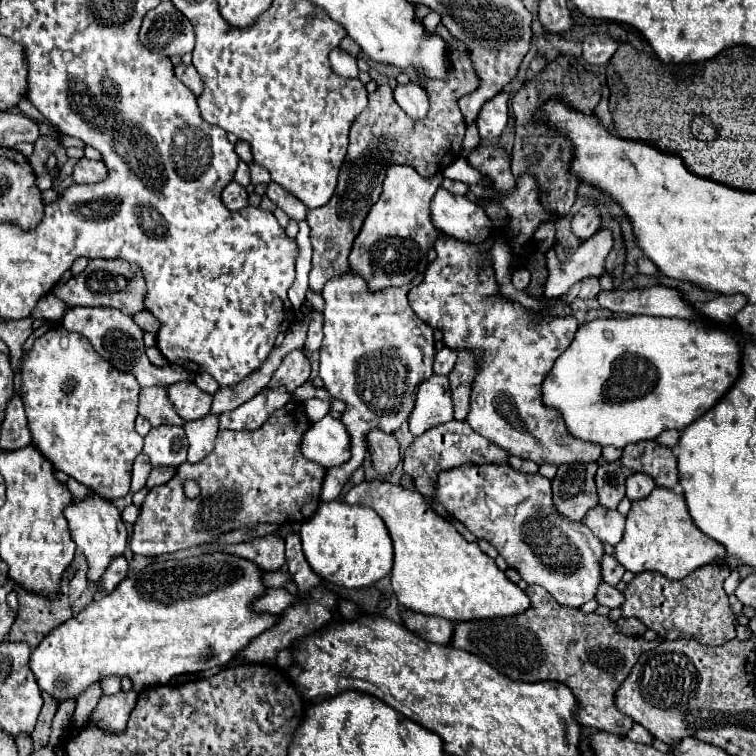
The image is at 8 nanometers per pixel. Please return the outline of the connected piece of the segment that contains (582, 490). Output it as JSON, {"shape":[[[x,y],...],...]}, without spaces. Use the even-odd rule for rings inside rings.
{"shape":[[[597,463],[559,465],[553,479],[553,503],[561,515],[571,521],[581,521],[597,503],[595,473]]]}

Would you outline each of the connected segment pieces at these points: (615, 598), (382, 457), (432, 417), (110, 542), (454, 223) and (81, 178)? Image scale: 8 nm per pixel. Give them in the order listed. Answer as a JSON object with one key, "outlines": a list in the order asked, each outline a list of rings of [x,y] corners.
{"outlines":[[[[601,583],[599,585],[599,593],[595,595],[595,601],[599,603],[599,605],[605,605],[605,607],[619,607],[621,603],[623,603],[623,593],[621,591],[617,591],[615,587],[611,587],[611,585],[607,585],[607,583]]],[[[373,429],[367,435],[367,449],[373,457],[373,467],[379,475],[391,473],[399,463],[399,443],[391,433],[381,433],[381,429]]],[[[431,375],[419,385],[415,397],[415,409],[409,417],[409,429],[413,435],[423,435],[427,429],[453,419],[453,405],[449,393],[449,381],[443,375]]],[[[93,495],[89,499],[75,499],[75,503],[71,503],[67,509],[65,509],[65,517],[69,521],[69,527],[71,527],[71,535],[73,535],[73,541],[77,543],[79,551],[85,555],[87,563],[89,563],[89,571],[87,571],[87,581],[91,585],[97,585],[99,591],[103,591],[101,587],[101,575],[105,573],[107,565],[123,555],[125,551],[125,545],[127,545],[127,529],[123,525],[123,519],[121,519],[121,513],[119,509],[99,497],[99,495]]],[[[439,189],[431,201],[431,219],[439,231],[461,241],[483,243],[491,235],[491,219],[485,211],[467,197],[451,195],[445,189]]],[[[79,159],[73,167],[73,181],[75,183],[97,183],[107,177],[107,169],[103,161],[91,161],[91,159]]]]}

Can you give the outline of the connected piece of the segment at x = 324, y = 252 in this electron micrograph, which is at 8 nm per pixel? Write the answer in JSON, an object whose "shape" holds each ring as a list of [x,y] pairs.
{"shape":[[[439,25],[433,35],[441,37],[447,45],[451,73],[443,77],[443,81],[431,81],[431,77],[423,77],[417,73],[421,87],[427,91],[429,97],[429,113],[427,117],[415,121],[399,109],[399,105],[385,105],[385,87],[379,85],[377,91],[369,95],[369,105],[363,113],[353,121],[351,135],[349,135],[349,153],[341,165],[339,183],[323,207],[307,211],[307,223],[311,227],[311,245],[313,245],[313,269],[309,273],[309,285],[315,291],[321,291],[323,285],[337,275],[349,269],[349,253],[359,229],[371,209],[371,205],[379,199],[385,171],[395,163],[411,165],[419,175],[431,177],[441,173],[451,161],[461,155],[461,143],[465,137],[465,121],[459,111],[457,101],[475,91],[479,87],[479,79],[471,65],[469,53],[465,51],[461,41],[455,41],[453,35]]]}

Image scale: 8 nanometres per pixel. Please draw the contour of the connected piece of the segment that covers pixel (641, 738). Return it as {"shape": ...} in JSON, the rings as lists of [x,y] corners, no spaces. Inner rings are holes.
{"shape":[[[635,723],[635,725],[631,727],[629,737],[631,737],[633,741],[639,741],[639,743],[651,743],[651,741],[653,741],[651,733],[647,733],[647,729],[645,729],[643,725],[639,725],[639,723]]]}

